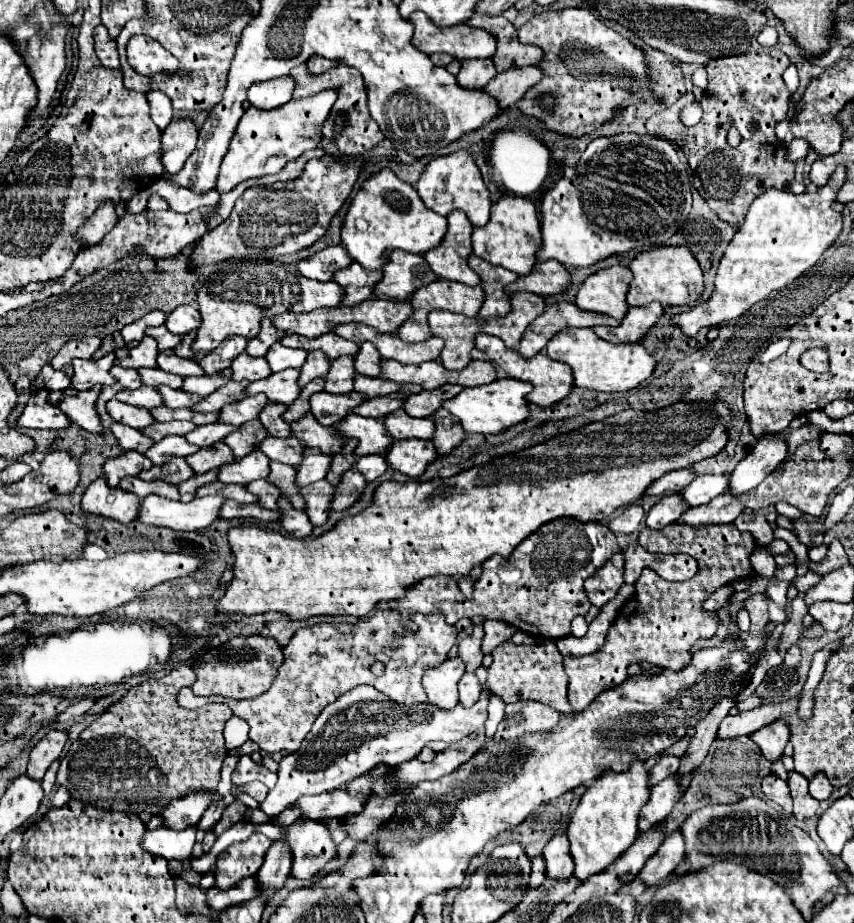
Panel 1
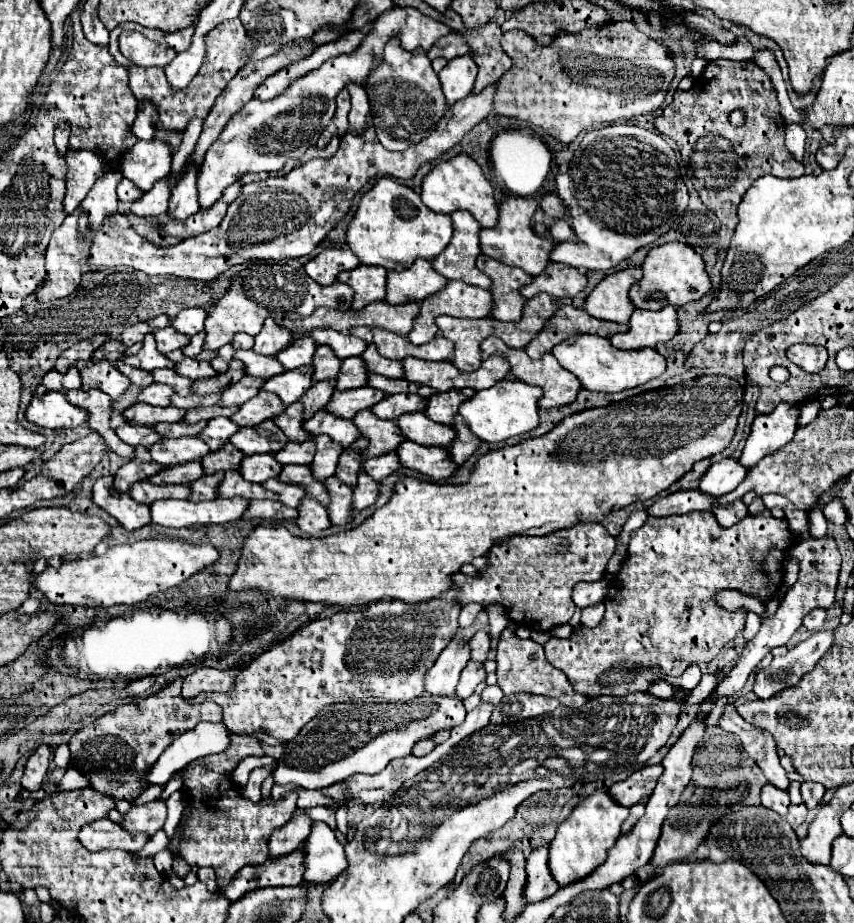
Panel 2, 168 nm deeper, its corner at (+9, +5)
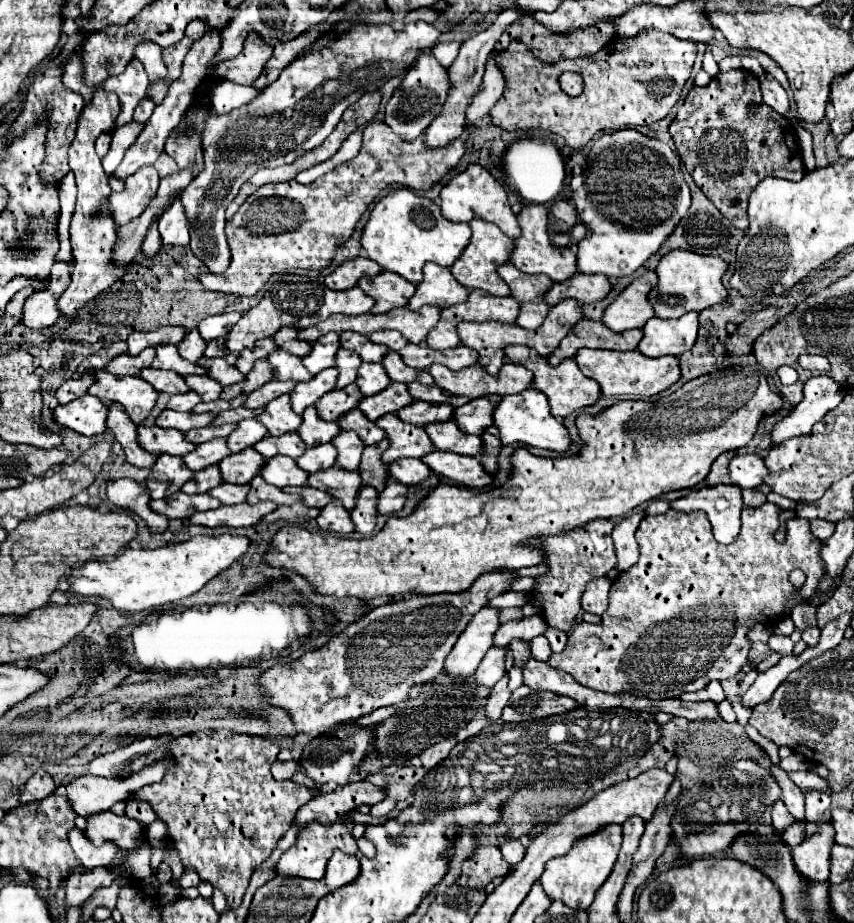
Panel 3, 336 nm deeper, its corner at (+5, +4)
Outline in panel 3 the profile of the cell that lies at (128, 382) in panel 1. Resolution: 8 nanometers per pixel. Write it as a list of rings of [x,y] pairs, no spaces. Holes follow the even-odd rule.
[[[142,369],[140,377],[144,377],[156,391],[166,391],[170,395],[176,395],[176,393],[188,393],[192,391],[184,377],[174,373],[174,371],[160,371],[160,369]]]

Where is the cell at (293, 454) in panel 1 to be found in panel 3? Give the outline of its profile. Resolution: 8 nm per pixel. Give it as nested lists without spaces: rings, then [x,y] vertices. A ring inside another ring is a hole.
[[[326,443],[326,445],[320,445],[320,447],[308,447],[304,451],[304,455],[300,459],[296,459],[296,463],[308,471],[308,473],[316,473],[320,469],[330,469],[336,465],[336,447]]]

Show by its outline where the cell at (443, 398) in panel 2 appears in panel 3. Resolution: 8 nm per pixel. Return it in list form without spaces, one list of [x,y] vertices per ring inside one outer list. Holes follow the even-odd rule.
[[[488,395],[488,397],[480,397],[480,399],[472,399],[470,403],[462,405],[456,409],[456,423],[464,433],[472,433],[472,435],[482,435],[490,425],[494,425],[492,421],[492,413],[498,407],[502,399],[498,395]]]

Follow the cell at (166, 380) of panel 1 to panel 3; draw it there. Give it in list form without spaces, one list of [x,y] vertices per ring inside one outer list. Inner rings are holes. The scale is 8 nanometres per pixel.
[[[190,375],[190,377],[186,377],[186,383],[202,397],[202,401],[216,401],[216,399],[220,399],[220,393],[224,389],[224,385],[214,381],[212,377]]]

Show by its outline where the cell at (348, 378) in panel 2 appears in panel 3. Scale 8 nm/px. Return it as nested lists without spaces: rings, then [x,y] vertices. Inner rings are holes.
[[[362,363],[356,383],[358,383],[360,391],[364,391],[364,395],[370,397],[370,395],[384,391],[392,381],[388,379],[388,375],[380,363]]]

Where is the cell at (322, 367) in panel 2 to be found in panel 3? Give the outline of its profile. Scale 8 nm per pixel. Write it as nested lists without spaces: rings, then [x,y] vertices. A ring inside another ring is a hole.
[[[340,349],[338,355],[336,355],[336,369],[340,371],[336,387],[344,389],[346,385],[354,383],[356,377],[358,377],[358,367],[360,365],[362,365],[360,355],[356,355],[354,351],[348,351],[348,349]]]

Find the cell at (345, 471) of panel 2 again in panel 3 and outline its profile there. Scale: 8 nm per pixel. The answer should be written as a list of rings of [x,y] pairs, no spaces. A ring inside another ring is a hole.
[[[384,439],[382,443],[370,445],[364,449],[362,463],[360,463],[360,475],[366,485],[382,491],[386,487],[388,479],[388,465],[382,461],[382,453],[388,449],[388,441]]]

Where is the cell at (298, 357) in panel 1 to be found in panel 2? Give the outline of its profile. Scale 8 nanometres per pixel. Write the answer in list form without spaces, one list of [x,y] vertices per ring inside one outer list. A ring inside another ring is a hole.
[[[302,336],[302,338],[294,340],[290,346],[286,346],[284,350],[276,352],[274,358],[286,370],[294,370],[294,368],[300,368],[300,366],[310,366],[314,350],[316,350],[316,342],[310,336]]]

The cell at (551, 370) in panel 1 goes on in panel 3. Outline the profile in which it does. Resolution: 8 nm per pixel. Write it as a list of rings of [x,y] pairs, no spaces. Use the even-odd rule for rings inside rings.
[[[512,345],[512,347],[506,347],[506,359],[508,361],[514,361],[514,363],[520,363],[524,367],[528,367],[532,373],[534,373],[534,387],[538,391],[542,391],[548,399],[550,399],[550,411],[552,415],[556,415],[558,419],[564,419],[568,417],[570,413],[576,413],[580,411],[582,407],[588,407],[592,403],[596,403],[596,399],[600,399],[600,387],[594,379],[588,379],[576,365],[574,359],[566,359],[564,363],[560,363],[560,367],[552,367],[544,357],[530,357],[528,359],[528,347],[524,345]]]

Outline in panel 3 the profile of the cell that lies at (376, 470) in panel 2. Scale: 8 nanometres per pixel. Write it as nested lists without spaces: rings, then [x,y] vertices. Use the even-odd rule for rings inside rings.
[[[398,459],[390,465],[390,477],[404,485],[418,485],[430,475],[432,469],[422,459]]]

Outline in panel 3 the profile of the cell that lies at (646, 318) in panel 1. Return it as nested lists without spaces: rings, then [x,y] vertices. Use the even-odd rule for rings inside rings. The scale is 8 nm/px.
[[[698,313],[682,315],[680,319],[652,317],[644,325],[644,337],[638,351],[648,357],[674,355],[690,351],[698,339]]]

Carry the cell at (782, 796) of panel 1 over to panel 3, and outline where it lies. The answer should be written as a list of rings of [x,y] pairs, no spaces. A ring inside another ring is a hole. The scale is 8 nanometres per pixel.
[[[782,801],[776,803],[772,807],[772,827],[776,829],[776,833],[784,833],[786,827],[792,825],[792,823],[794,823],[794,819],[792,819],[792,815],[788,815],[786,805]]]

